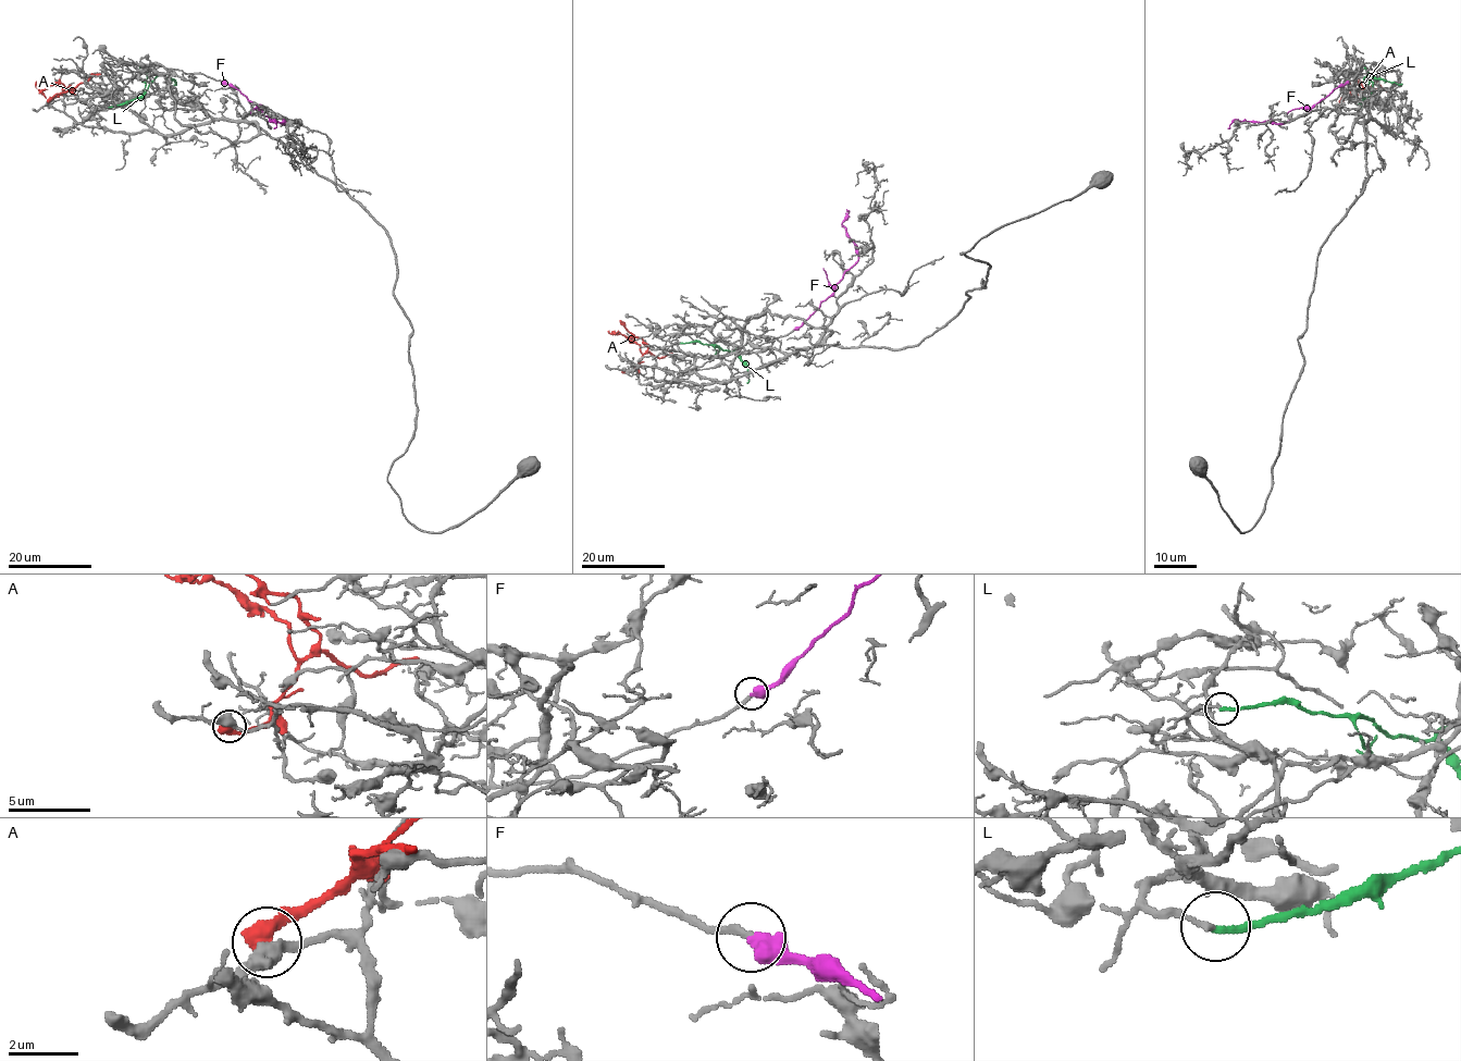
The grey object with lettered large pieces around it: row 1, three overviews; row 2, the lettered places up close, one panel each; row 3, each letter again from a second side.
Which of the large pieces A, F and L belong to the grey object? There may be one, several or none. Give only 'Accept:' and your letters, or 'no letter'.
Accept: F

